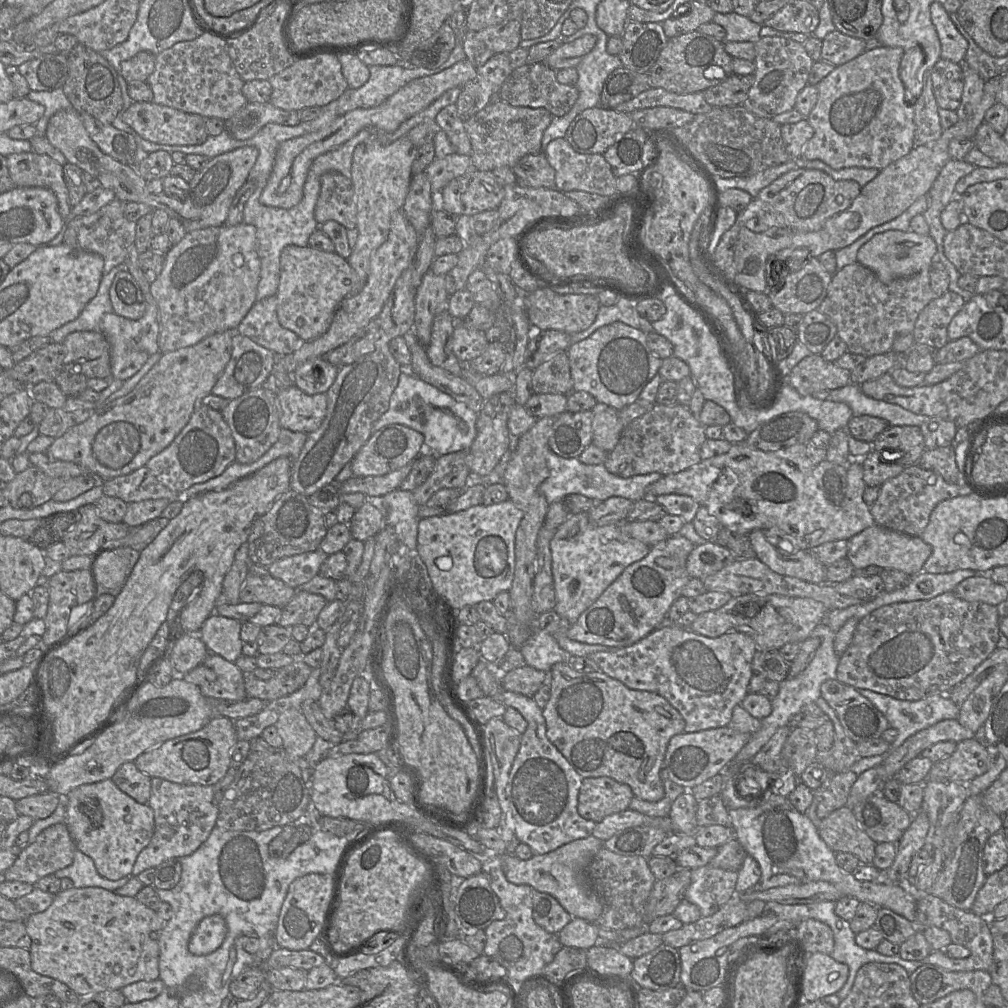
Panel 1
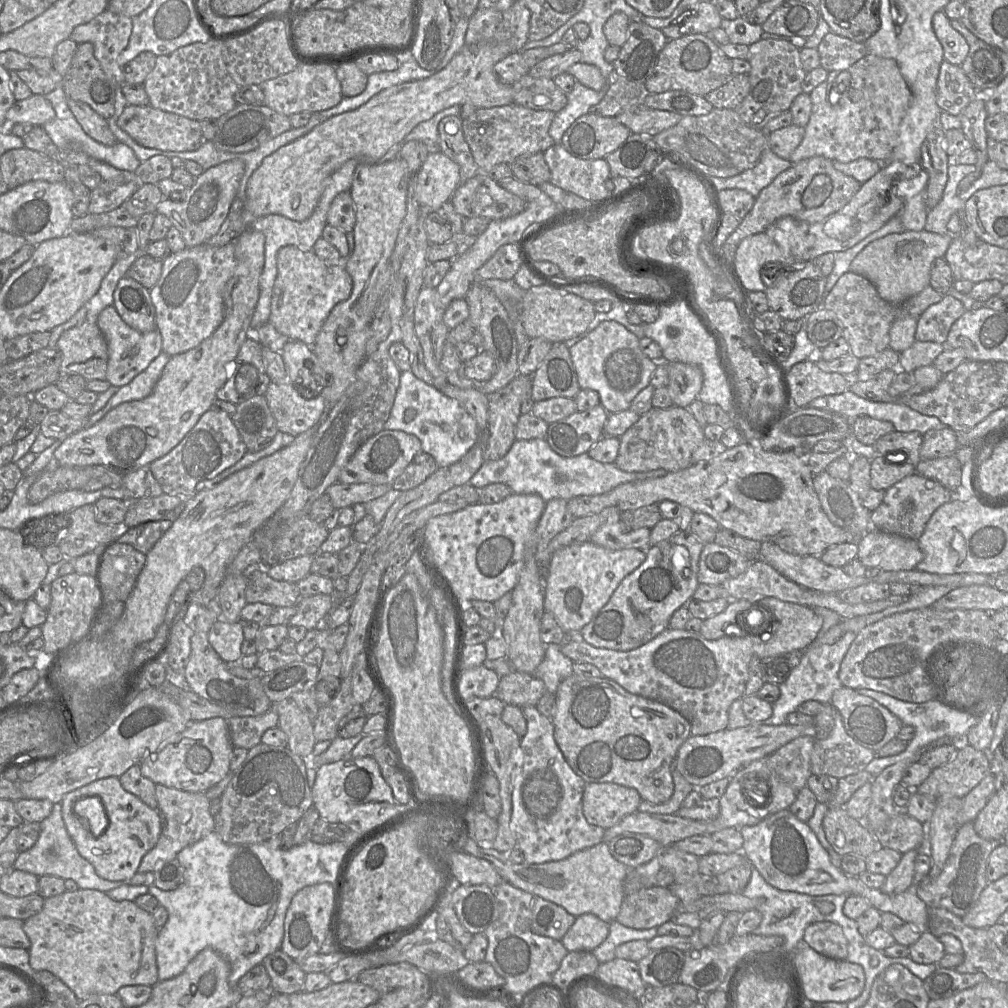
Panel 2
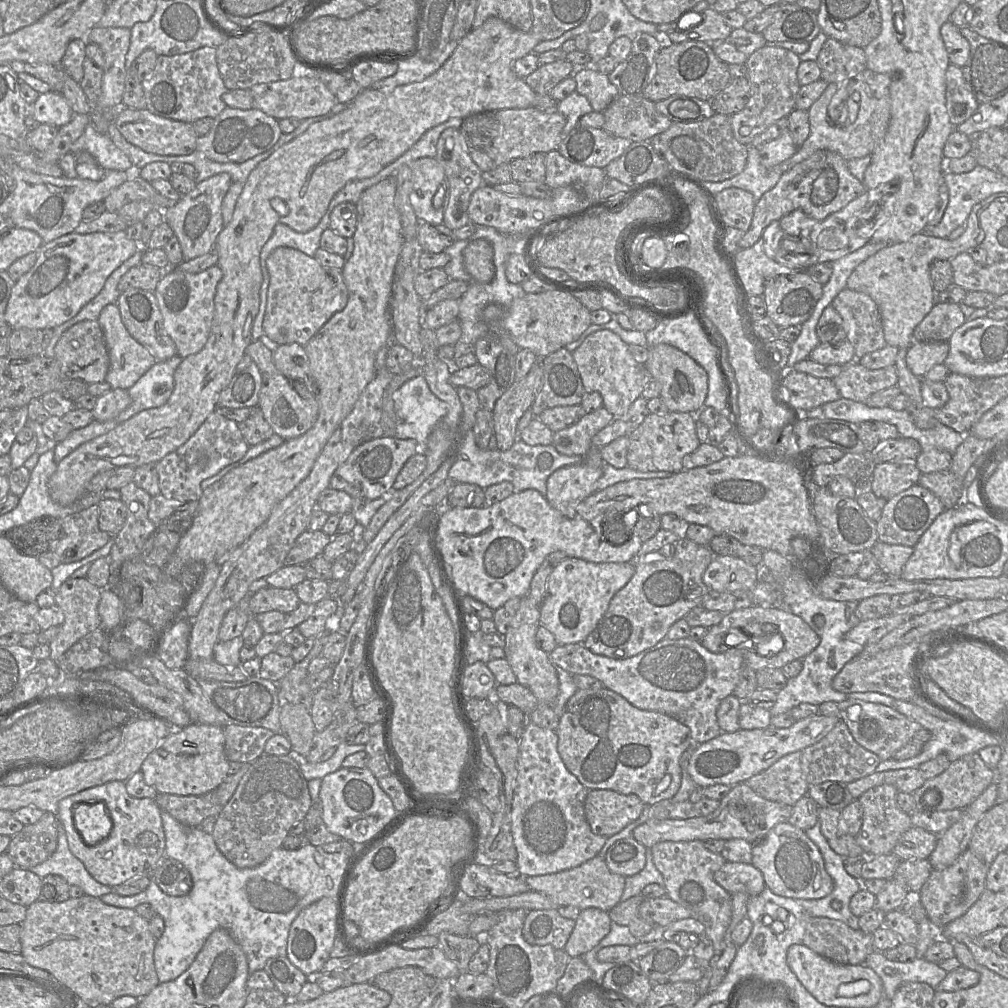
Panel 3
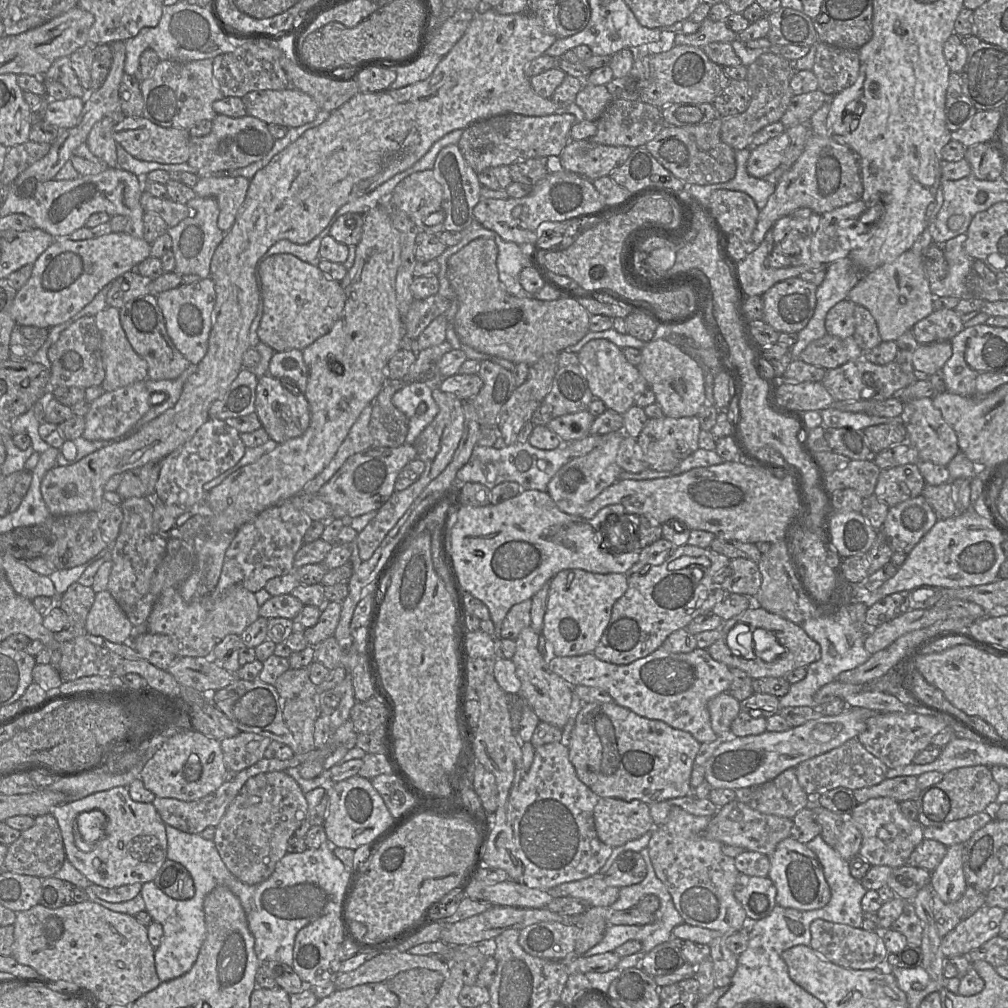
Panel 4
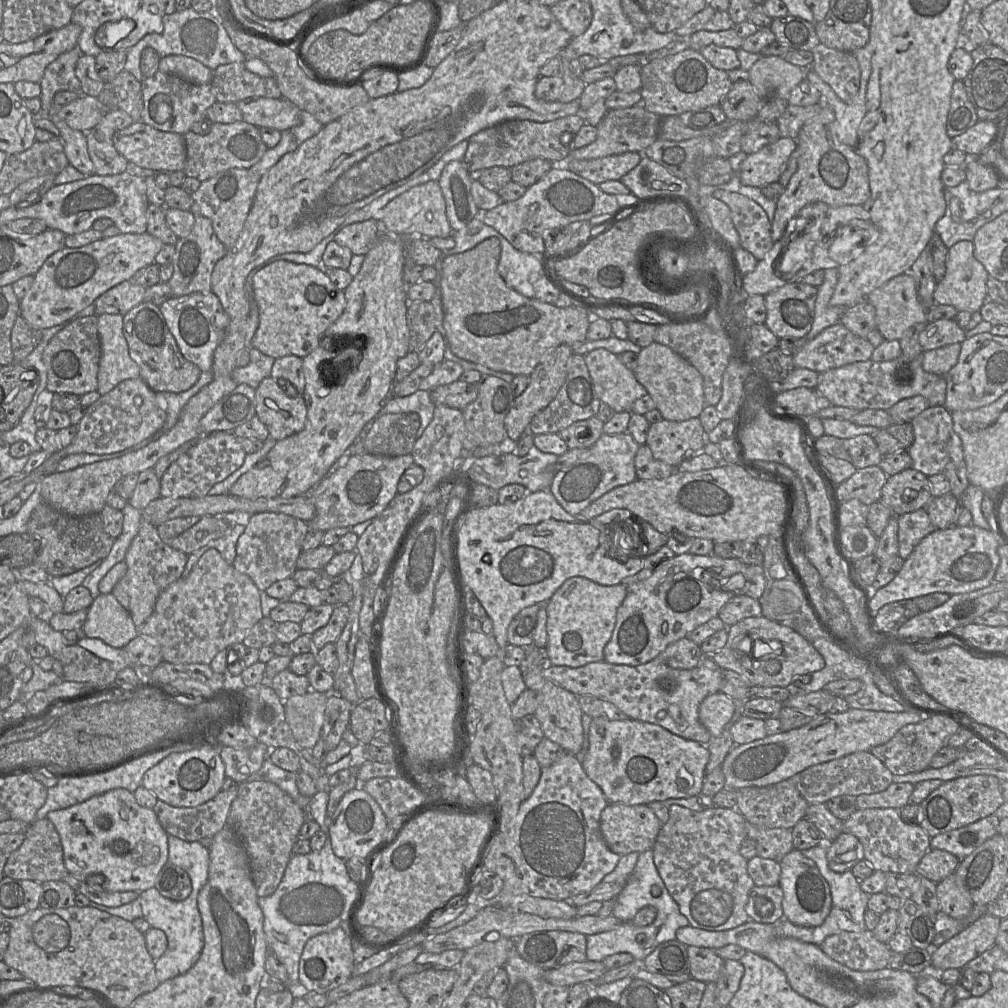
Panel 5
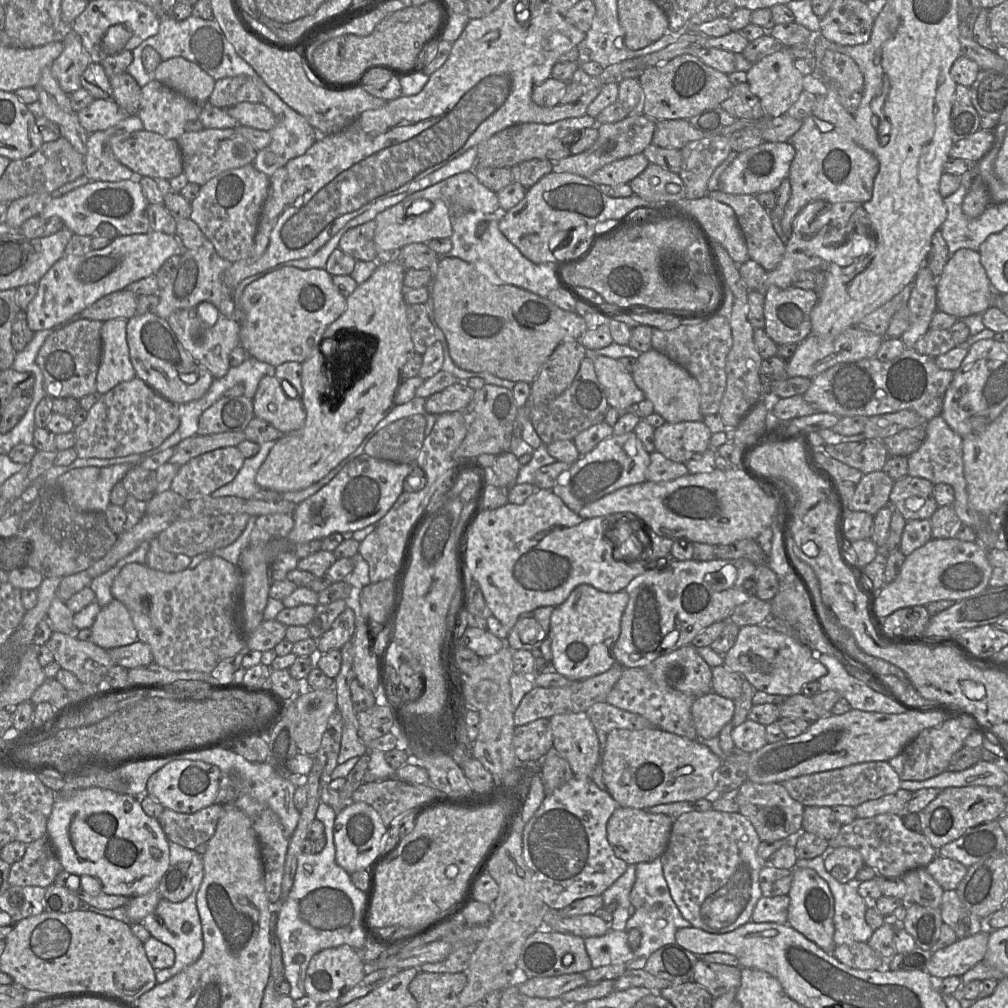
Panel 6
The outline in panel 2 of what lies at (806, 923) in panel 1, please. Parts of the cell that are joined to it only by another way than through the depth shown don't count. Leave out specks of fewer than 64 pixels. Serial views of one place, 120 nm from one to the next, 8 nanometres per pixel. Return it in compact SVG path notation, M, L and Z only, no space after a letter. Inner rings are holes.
M820 921L810 924L804 931L803 943L827 958L846 960L848 940L837 923Z

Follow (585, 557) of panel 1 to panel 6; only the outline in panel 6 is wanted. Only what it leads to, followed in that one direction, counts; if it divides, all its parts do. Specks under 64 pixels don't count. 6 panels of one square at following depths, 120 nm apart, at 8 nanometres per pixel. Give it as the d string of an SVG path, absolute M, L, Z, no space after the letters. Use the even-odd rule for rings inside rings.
M588 585L577 586L552 612L549 638L556 672L579 681L609 670L617 663L613 646L620 635L622 615L629 601L627 591L606 593Z

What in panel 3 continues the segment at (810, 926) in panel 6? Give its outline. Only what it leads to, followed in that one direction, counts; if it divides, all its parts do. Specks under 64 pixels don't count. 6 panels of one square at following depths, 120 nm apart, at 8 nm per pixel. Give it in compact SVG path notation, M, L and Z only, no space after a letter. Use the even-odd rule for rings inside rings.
M789 821L774 826L752 848L752 863L761 871L766 886L776 895L796 899L821 899L834 889L834 883L826 872L824 859L817 845L806 832Z

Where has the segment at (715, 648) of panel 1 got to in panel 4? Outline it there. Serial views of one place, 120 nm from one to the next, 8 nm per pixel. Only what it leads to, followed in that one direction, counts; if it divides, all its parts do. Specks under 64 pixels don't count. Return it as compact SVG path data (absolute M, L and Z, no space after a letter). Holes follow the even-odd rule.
M660 647L648 656L627 665L602 661L593 653L567 657L555 656L549 661L548 666L571 687L589 686L601 689L607 692L616 704L644 718L660 720L675 729L686 731L700 743L717 739L718 735L712 729L707 705L713 697L728 692L732 682L731 668L714 660L706 649L700 648L689 653L672 653Z

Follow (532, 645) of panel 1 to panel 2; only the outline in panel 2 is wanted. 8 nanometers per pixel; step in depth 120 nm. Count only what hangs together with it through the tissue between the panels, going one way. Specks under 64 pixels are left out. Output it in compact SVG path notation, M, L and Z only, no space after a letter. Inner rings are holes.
M548 644L545 647L544 659L534 675L544 682L547 692L555 695L560 682L573 674L572 666L572 660L561 652L561 645Z

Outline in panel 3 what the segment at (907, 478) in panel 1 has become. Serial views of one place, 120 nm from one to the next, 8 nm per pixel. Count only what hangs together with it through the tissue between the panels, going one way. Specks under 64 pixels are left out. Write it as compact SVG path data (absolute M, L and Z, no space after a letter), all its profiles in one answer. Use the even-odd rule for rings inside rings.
M918 483L887 500L881 517L876 521L878 540L892 545L914 547L936 517L945 511L941 501Z

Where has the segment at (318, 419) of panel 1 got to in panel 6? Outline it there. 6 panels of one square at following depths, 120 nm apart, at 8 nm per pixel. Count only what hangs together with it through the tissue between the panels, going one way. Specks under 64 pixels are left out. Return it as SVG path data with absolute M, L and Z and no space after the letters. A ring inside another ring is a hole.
M264 376L253 397L254 415L267 421L281 435L300 429L306 420L306 411L299 398L289 398L276 376Z

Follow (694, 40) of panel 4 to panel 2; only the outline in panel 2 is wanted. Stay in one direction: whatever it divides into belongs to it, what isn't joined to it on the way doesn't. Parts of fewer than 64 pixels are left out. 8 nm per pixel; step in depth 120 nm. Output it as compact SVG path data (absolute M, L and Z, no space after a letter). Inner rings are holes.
M701 1L695 9L686 11L672 24L661 29L667 40L690 34L707 34L721 26L722 17L713 2Z

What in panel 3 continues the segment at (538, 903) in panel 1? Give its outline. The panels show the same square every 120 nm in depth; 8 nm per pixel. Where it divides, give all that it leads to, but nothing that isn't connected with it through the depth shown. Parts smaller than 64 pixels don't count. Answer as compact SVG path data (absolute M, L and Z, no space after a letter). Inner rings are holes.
M557 909L530 910L522 935L531 945L551 945L564 949L574 926L575 920L563 917Z

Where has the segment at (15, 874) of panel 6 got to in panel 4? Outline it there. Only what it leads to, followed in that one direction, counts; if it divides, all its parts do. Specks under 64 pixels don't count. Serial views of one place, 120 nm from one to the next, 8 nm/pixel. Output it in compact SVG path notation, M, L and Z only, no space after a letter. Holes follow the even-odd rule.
M52 814L35 817L32 827L21 831L19 838L8 846L3 870L32 875L41 879L53 876L66 859L61 831Z

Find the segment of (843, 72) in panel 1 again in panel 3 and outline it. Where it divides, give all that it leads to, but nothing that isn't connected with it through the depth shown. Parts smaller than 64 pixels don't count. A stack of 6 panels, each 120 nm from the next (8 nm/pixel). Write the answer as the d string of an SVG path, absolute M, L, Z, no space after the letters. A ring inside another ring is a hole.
M868 68L853 77L861 80L861 97L854 92L846 103L850 120L844 124L833 123L828 117L828 105L838 90L838 85L829 83L820 98L809 109L810 135L797 152L781 163L778 169L785 173L796 164L808 159L818 150L829 150L838 153L846 161L854 158L871 156L881 139L885 136L891 114L890 84L892 77L889 74L876 73Z

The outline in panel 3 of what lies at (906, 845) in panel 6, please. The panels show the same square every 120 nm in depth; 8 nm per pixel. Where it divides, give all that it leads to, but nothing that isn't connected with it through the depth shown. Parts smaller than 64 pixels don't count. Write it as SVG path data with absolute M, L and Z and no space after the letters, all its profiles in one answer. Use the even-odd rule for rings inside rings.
M883 784L867 790L859 797L863 808L863 823L855 838L867 857L892 853L901 836L913 826L910 815L897 804L898 792L893 785Z

